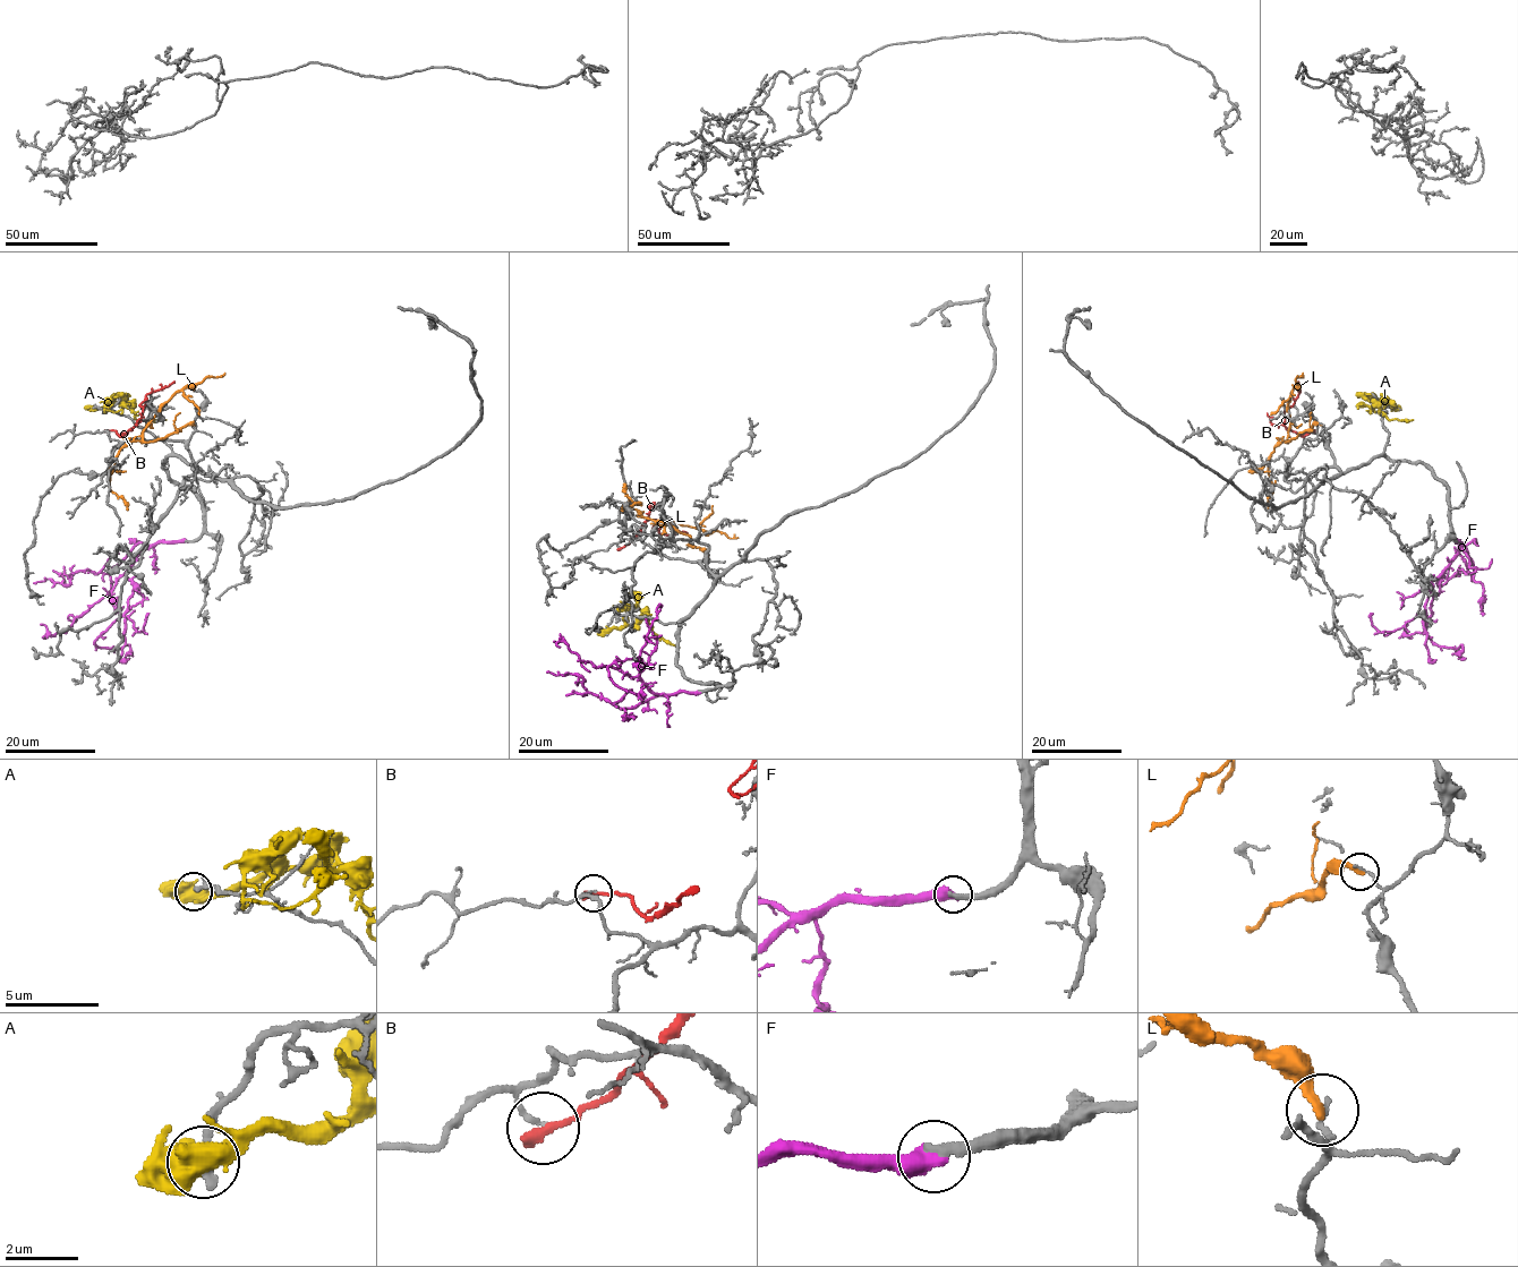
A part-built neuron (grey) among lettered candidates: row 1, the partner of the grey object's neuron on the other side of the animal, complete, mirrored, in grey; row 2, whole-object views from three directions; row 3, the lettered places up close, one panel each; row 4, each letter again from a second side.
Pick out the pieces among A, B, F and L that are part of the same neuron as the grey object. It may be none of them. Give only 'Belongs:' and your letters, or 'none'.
Belongs: F

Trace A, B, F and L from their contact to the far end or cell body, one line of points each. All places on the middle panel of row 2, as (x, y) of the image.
A: (606, 632), (646, 615), (656, 634), (679, 648)
B: (620, 548), (628, 545), (648, 520), (656, 520), (654, 529), (661, 533), (688, 533)
F: (699, 692), (655, 694), (640, 677), (647, 666), (641, 660), (615, 660), (610, 677), (642, 700)
L: (708, 556), (694, 547), (687, 534), (656, 522), (724, 532), (730, 538), (738, 538)

